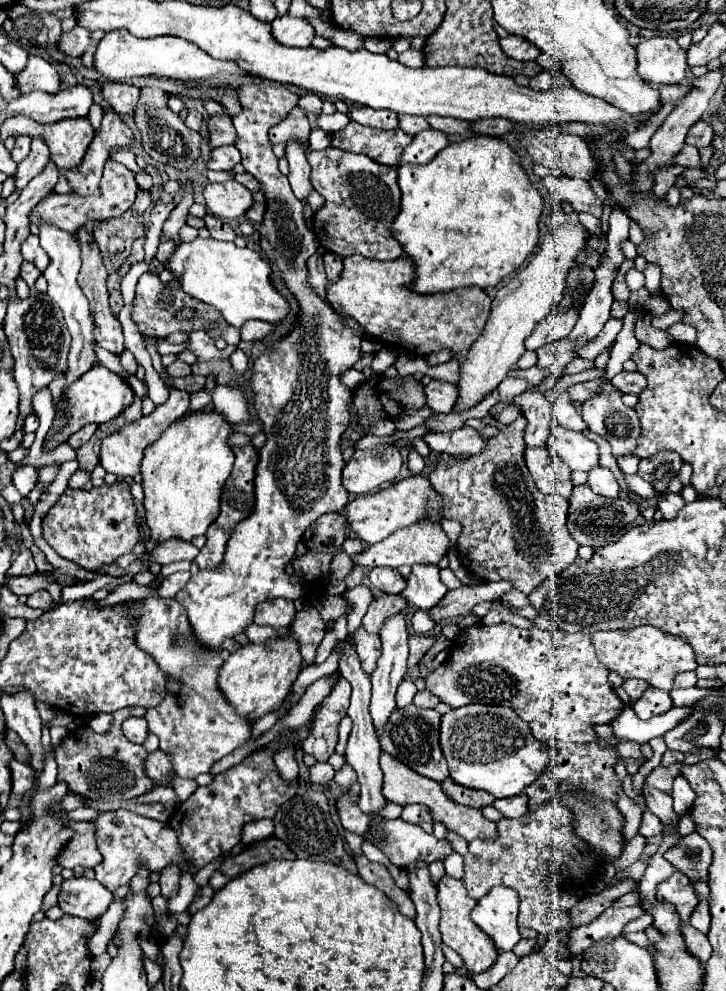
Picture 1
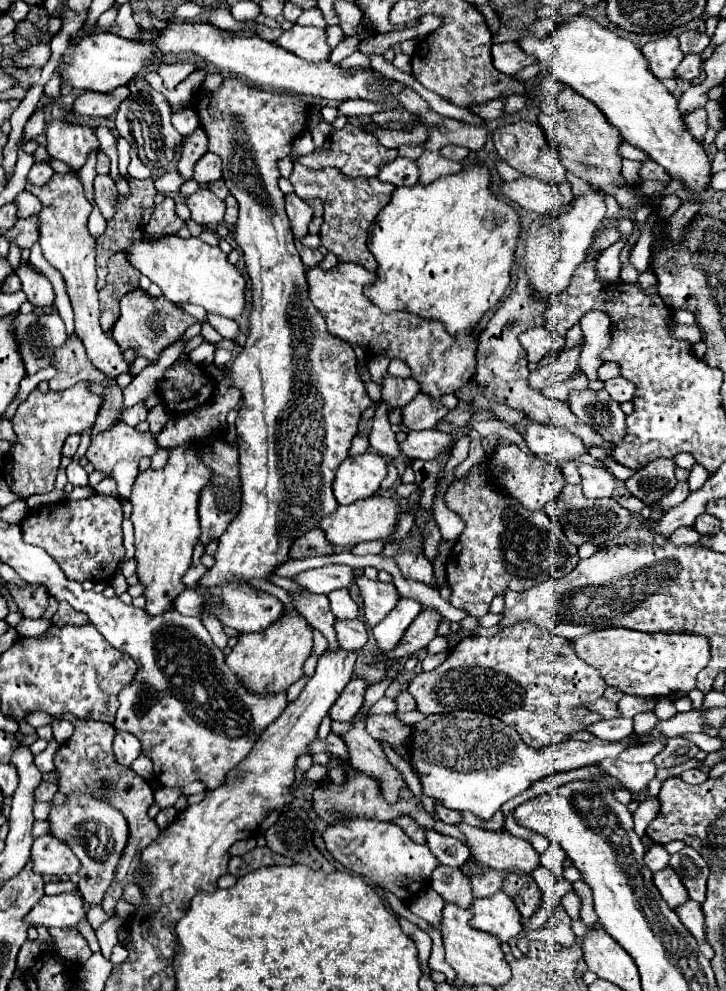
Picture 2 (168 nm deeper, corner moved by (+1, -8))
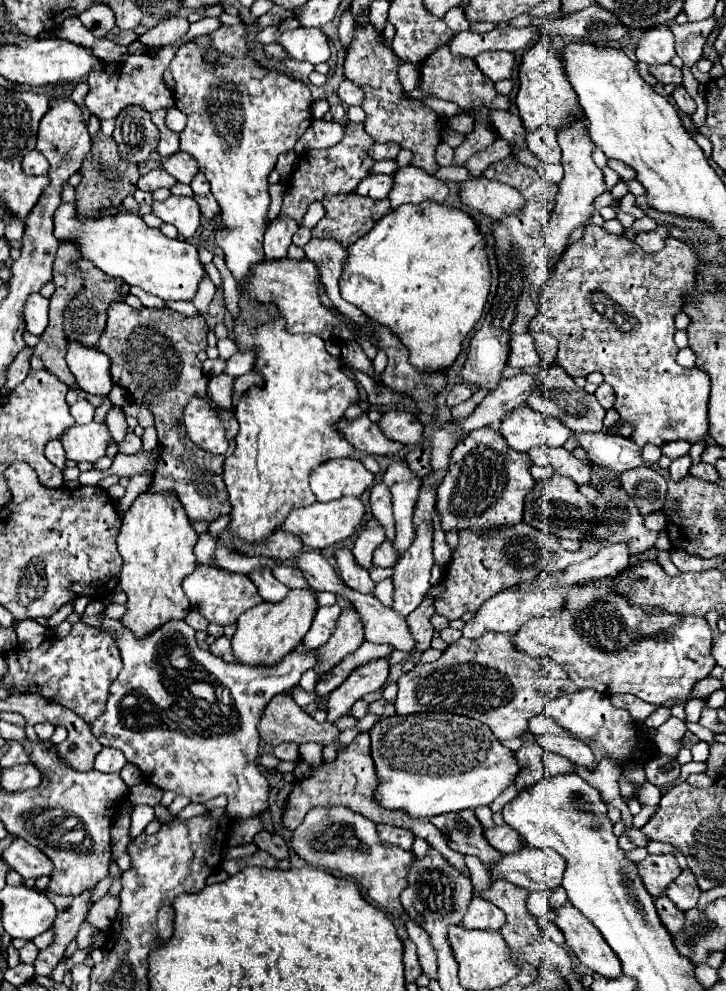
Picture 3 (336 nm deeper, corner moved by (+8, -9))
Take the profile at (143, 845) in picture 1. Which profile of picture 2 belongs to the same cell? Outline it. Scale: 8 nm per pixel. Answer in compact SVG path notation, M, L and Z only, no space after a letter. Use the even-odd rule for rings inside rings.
M73 791L65 797L67 799L63 805L51 805L47 817L49 835L65 841L65 845L71 847L71 851L77 855L77 859L81 861L77 887L89 905L99 905L113 879L115 865L127 845L129 827L123 813L111 807L107 801L99 801L83 791Z

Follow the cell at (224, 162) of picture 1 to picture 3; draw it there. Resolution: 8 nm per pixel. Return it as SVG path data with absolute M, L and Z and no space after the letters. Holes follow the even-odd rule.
M176 152L170 158L162 160L162 168L166 172L170 172L178 182L182 184L190 184L192 178L200 172L198 162L194 160L194 156L190 156L188 152Z

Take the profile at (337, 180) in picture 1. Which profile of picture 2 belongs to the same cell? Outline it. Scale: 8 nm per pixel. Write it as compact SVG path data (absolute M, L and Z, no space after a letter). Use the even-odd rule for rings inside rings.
M295 163L295 169L289 177L291 185L295 187L295 193L301 199L313 199L319 197L325 205L323 213L323 225L321 225L321 245L335 253L341 263L357 263L363 265L367 271L375 271L377 263L375 257L367 249L369 239L369 227L377 219L379 211L391 201L391 193L395 187L391 183L383 183L377 177L373 179L345 179L335 169L321 169L313 171L303 167L301 163Z

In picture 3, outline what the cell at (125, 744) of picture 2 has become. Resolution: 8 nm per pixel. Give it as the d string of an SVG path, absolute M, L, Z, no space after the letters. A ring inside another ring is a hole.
M104 746L100 750L100 754L96 756L94 768L100 770L100 772L120 772L124 768L124 764L126 764L126 756L124 756L122 750Z

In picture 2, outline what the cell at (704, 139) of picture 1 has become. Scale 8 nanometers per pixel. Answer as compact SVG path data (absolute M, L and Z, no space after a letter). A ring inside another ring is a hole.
M701 109L701 111L689 111L689 115L683 115L683 119L689 125L691 135L697 141L703 141L703 135L707 131L707 113L705 113L705 109Z

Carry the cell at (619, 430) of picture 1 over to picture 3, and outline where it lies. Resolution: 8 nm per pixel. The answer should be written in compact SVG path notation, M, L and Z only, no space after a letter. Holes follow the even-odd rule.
M558 364L548 366L538 376L538 384L534 386L534 392L530 394L530 400L526 400L526 402L530 408L534 408L538 412L558 418L572 432L600 432L600 430L604 430L606 410L598 404L594 394L588 394L584 388L578 388L574 384L574 380L566 374L566 370Z

